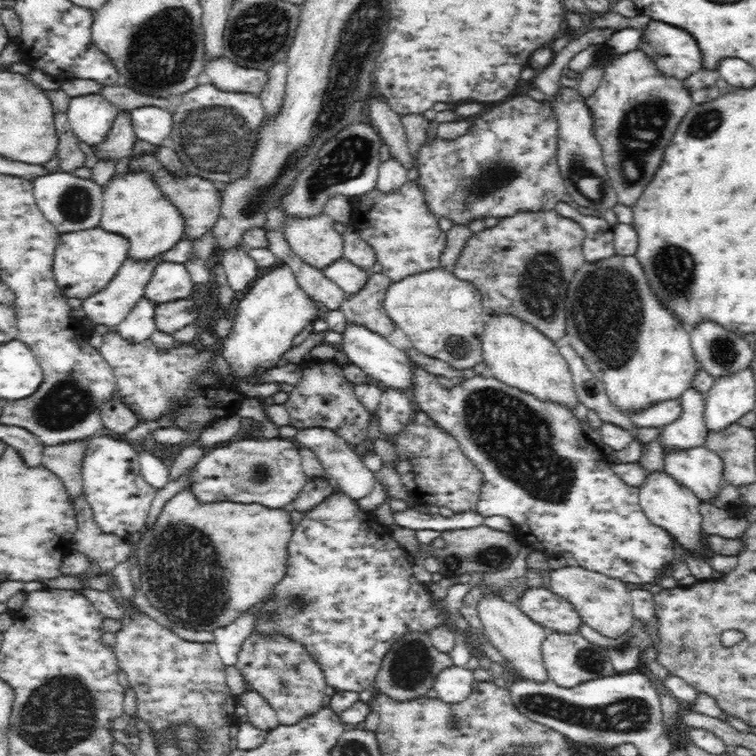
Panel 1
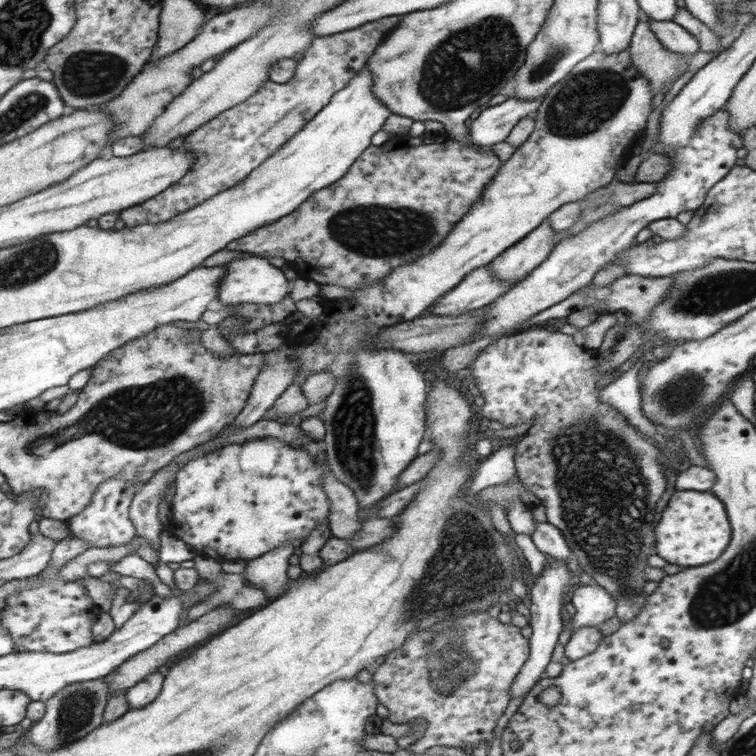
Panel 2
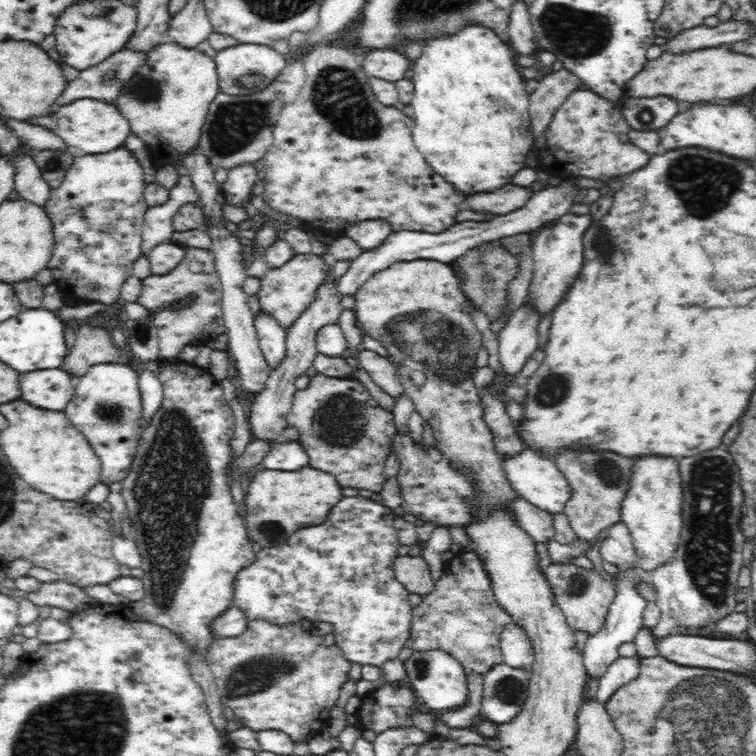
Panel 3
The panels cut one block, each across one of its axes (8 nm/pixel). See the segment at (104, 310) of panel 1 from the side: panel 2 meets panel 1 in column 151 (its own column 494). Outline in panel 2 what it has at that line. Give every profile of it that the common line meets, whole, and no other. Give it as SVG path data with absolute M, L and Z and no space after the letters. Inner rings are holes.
M549 221L526 236L517 245L499 254L491 262L492 274L502 282L518 282L542 264L554 248L554 230Z

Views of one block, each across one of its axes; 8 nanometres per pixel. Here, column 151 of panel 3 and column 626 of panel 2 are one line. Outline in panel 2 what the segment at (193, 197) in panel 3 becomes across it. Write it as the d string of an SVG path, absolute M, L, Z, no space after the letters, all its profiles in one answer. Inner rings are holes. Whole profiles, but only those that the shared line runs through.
M725 108L720 109L714 116L700 124L688 145L664 154L670 159L672 168L660 182L656 182L656 192L652 192L648 198L620 208L612 216L600 218L583 233L560 242L554 246L542 264L516 283L515 288L504 293L499 300L483 307L484 325L472 342L484 336L494 336L512 330L516 324L536 316L542 310L548 310L550 306L562 302L572 293L590 285L595 274L633 246L638 232L651 222L676 218L684 210L695 211L701 208L715 184L720 182L736 164L741 163L736 156L742 147L741 134L736 134L736 130L732 130L731 115Z

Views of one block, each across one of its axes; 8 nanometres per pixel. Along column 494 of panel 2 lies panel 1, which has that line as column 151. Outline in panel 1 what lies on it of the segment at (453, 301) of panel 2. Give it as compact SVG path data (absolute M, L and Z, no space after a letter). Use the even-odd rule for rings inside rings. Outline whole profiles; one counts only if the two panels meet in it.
M161 261L158 266L155 266L150 282L143 287L143 296L146 300L154 301L154 304L162 305L181 298L192 297L194 288L196 284L192 282L192 277L184 263Z

